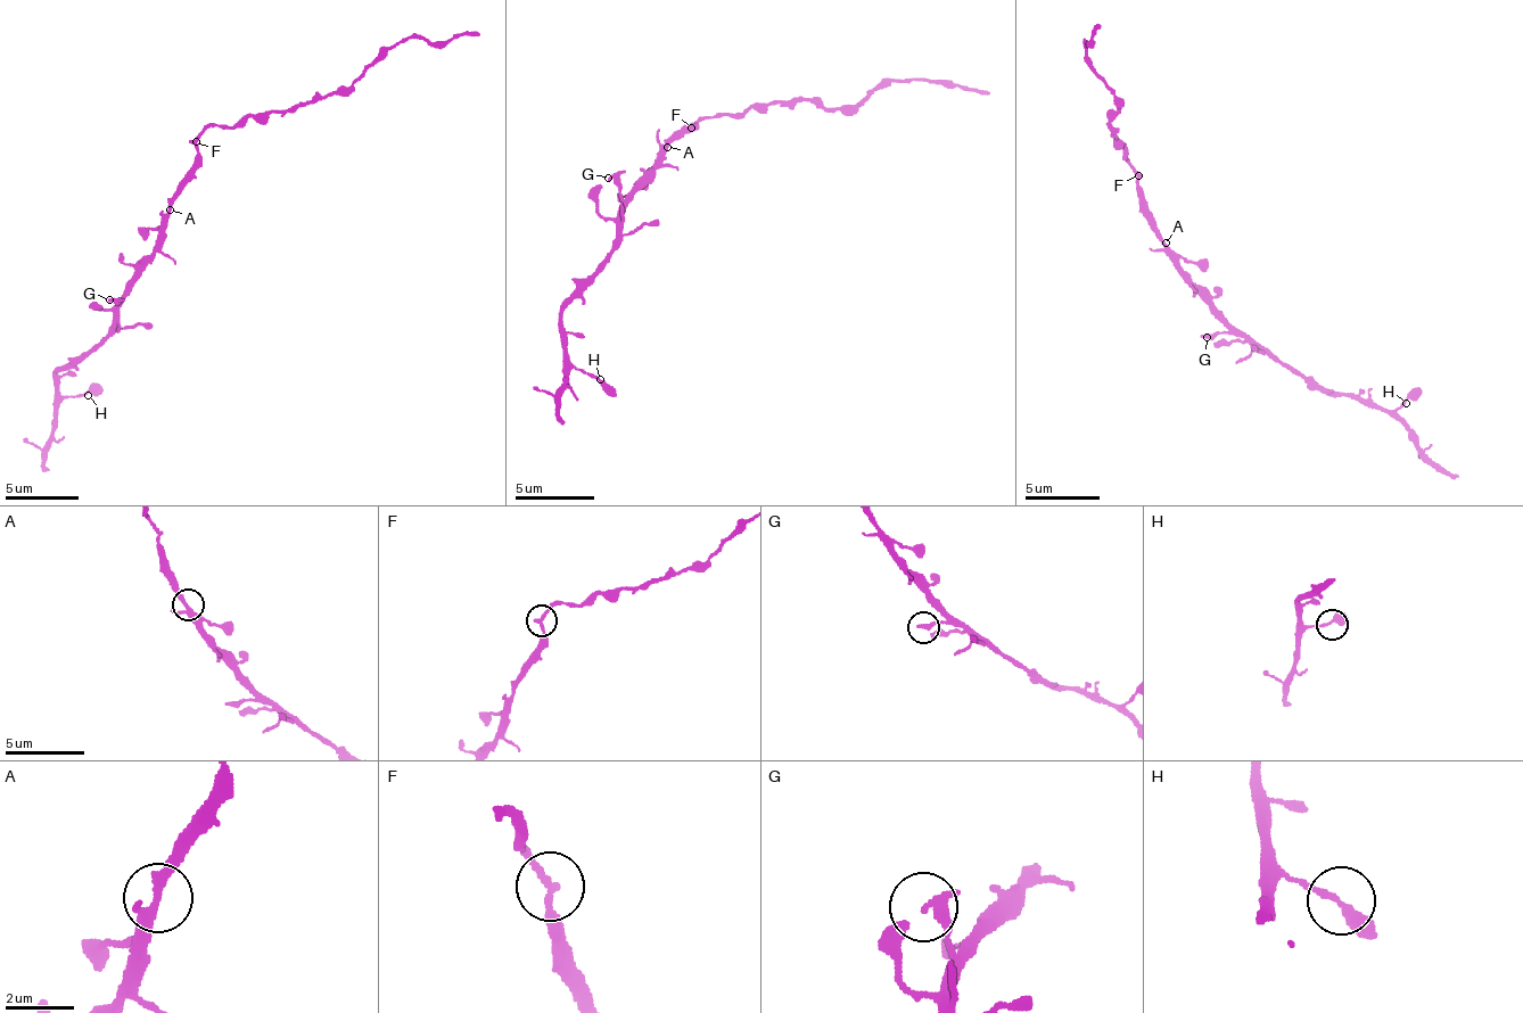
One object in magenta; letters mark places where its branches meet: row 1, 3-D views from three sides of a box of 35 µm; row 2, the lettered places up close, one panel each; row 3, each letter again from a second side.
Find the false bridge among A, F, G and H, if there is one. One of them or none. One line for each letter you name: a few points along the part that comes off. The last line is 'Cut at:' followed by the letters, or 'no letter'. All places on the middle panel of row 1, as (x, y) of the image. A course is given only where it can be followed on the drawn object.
F: foreign part runs (692, 126), (704, 118), (779, 101), (811, 99), (822, 108), (846, 108), (872, 90), (911, 80), (989, 93)
Cut at: F

